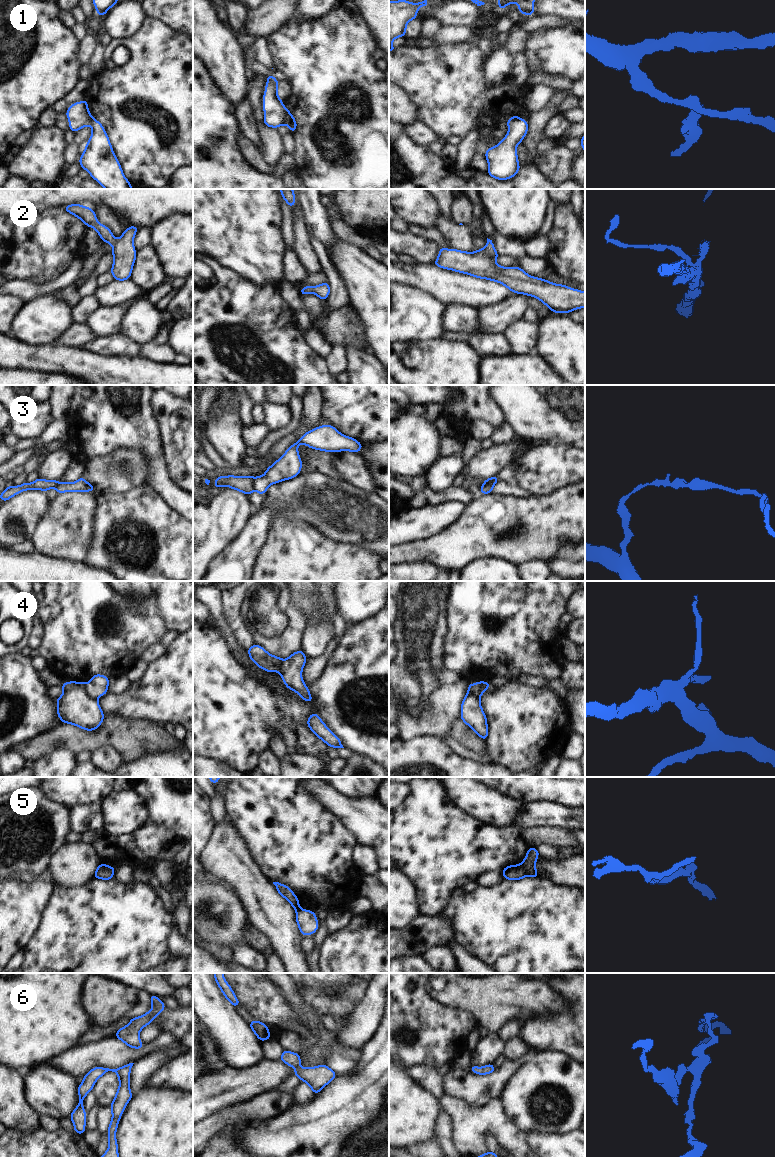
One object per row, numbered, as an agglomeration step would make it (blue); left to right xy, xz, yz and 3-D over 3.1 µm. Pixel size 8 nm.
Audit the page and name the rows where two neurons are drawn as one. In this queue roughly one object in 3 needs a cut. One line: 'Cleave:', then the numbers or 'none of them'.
Cleave: 1, 3, 4, 5

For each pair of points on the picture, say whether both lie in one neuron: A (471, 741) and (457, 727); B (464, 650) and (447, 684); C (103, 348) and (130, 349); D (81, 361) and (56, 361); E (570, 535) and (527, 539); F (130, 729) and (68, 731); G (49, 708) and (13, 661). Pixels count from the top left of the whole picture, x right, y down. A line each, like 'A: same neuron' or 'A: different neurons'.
A: same neuron
B: different neurons
C: same neuron
D: same neuron
E: same neuron
F: same neuron
G: same neuron

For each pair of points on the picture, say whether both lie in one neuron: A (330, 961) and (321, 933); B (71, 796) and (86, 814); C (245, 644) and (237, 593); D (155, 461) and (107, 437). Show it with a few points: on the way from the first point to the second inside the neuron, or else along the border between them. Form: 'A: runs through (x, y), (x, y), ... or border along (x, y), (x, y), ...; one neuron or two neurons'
A: border along (327, 935), (320, 945), (317, 962); two neurons
B: border along (99, 803), (82, 803), (73, 805), (69, 809); two neurons
C: runs through (240, 631), (234, 621), (234, 606); one neuron
D: runs through (145, 448), (134, 437), (120, 437); one neuron

